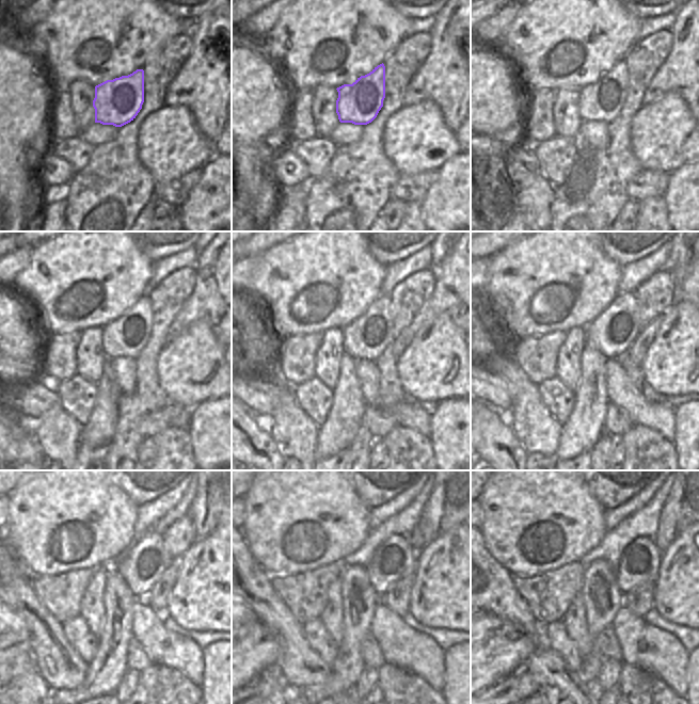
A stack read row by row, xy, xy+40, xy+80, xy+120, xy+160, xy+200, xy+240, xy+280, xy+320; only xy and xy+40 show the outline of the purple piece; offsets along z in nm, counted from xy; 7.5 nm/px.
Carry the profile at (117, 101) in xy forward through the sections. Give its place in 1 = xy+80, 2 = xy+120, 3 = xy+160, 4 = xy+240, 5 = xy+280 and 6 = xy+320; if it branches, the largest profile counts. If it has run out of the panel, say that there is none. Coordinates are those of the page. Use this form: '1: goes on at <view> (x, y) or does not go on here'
1: goes on at xy+80 (602, 100)
2: goes on at xy+120 (125, 337)
3: goes on at xy+160 (366, 337)
4: goes on at xy+240 (146, 559)
5: goes on at xy+280 (395, 558)
6: goes on at xy+320 (639, 562)

